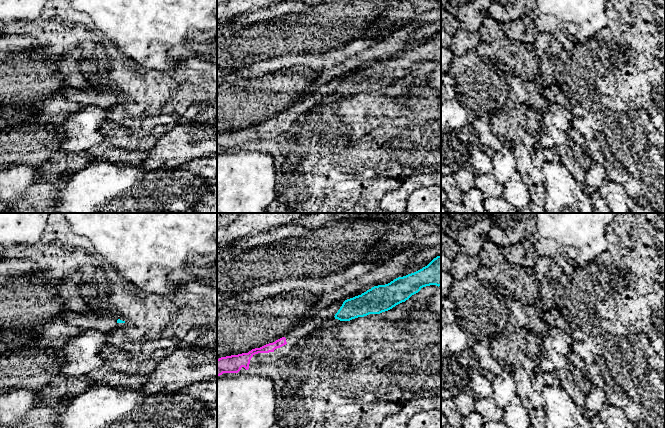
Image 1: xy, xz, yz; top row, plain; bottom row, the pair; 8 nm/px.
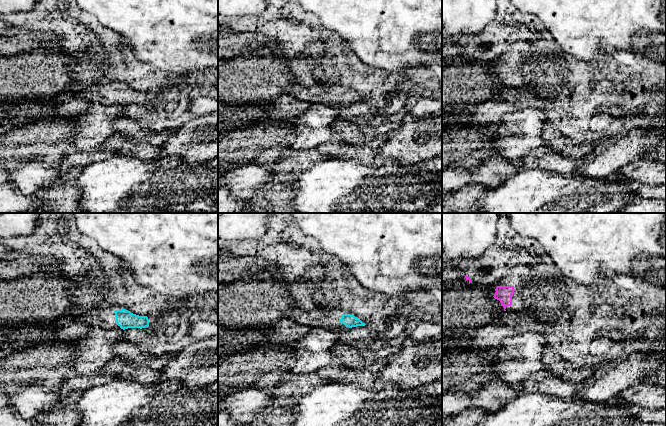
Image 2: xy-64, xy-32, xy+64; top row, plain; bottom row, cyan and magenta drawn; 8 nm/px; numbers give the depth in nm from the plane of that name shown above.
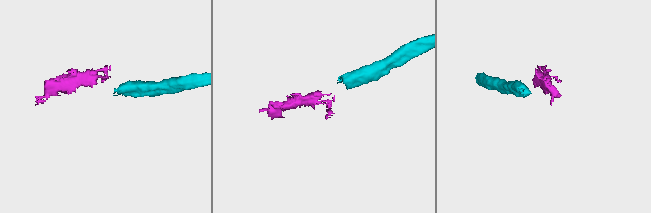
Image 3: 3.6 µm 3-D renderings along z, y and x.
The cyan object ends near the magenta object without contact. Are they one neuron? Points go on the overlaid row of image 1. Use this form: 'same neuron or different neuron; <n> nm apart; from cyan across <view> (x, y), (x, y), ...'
different neuron; 420 nm apart; from cyan across xz (334, 316), (285, 338)

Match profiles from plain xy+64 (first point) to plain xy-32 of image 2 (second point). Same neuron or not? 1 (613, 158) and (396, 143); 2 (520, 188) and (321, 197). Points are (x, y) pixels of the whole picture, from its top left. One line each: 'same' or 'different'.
1: same
2: same

